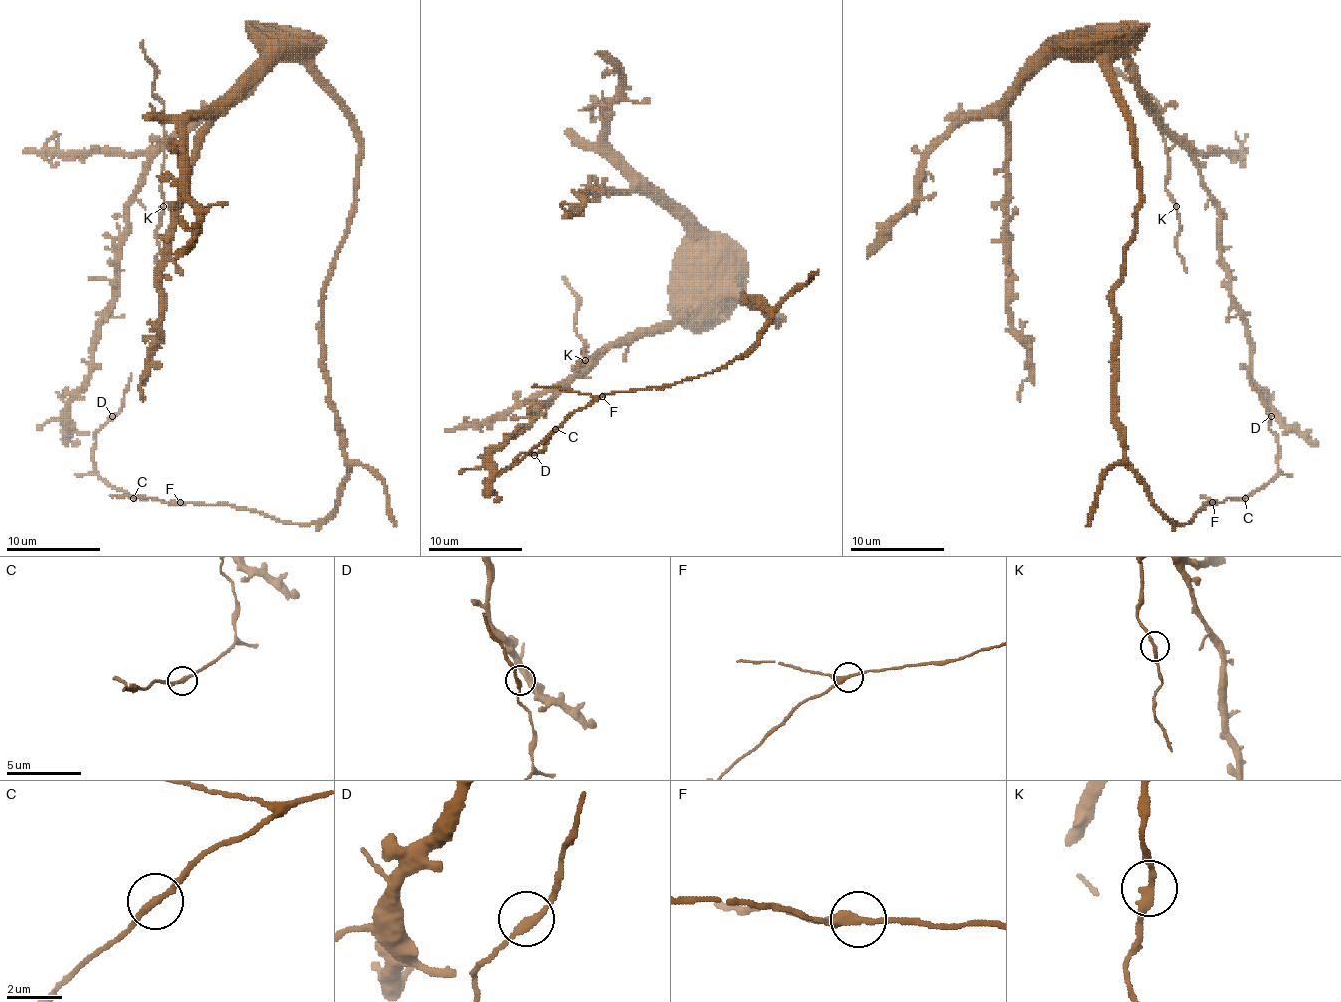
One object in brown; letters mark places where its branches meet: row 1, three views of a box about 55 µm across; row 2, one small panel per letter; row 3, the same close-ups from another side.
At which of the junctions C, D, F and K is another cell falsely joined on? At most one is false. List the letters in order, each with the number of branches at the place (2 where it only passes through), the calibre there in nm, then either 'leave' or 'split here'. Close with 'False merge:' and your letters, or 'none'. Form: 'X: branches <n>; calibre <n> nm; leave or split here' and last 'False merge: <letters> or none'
C: branches 2; calibre 240 nm; leave
D: branches 2; calibre 240 nm; leave
F: branches 3; calibre 260 nm; leave
K: branches 2; calibre 240 nm; leave
False merge: none

